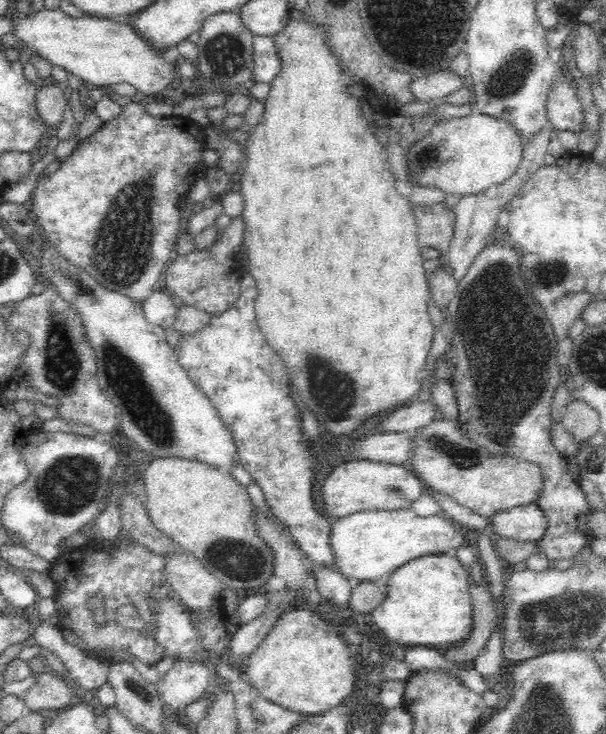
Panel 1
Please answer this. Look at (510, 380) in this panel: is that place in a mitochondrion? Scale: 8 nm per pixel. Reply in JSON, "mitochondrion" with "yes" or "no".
{"mitochondrion":"yes"}

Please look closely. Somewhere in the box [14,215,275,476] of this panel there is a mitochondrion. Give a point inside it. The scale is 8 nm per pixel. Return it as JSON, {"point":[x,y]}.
{"point":[124,378]}

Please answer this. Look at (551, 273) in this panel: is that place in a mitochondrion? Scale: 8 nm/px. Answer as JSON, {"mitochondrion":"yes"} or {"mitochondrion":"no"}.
{"mitochondrion":"yes"}

